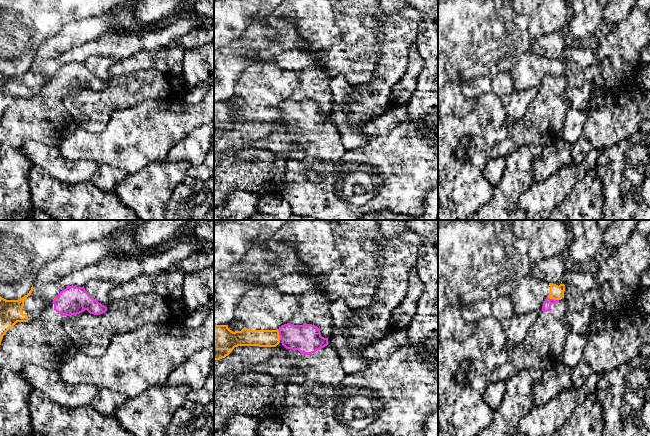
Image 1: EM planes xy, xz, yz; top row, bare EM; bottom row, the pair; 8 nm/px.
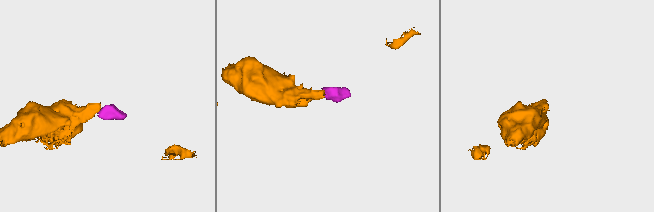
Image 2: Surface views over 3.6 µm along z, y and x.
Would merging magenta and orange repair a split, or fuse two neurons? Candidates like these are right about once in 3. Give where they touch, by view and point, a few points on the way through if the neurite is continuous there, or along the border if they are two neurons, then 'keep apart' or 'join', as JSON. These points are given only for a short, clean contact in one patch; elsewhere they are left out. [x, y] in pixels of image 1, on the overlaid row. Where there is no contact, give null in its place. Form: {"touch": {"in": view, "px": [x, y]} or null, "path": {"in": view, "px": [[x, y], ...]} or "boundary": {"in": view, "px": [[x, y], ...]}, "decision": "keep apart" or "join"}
{"touch": {"in": "yz", "px": [553, 299]}, "boundary": {"in": "yz", "px": [[547, 297], [558, 300]]}, "decision": "keep apart"}

